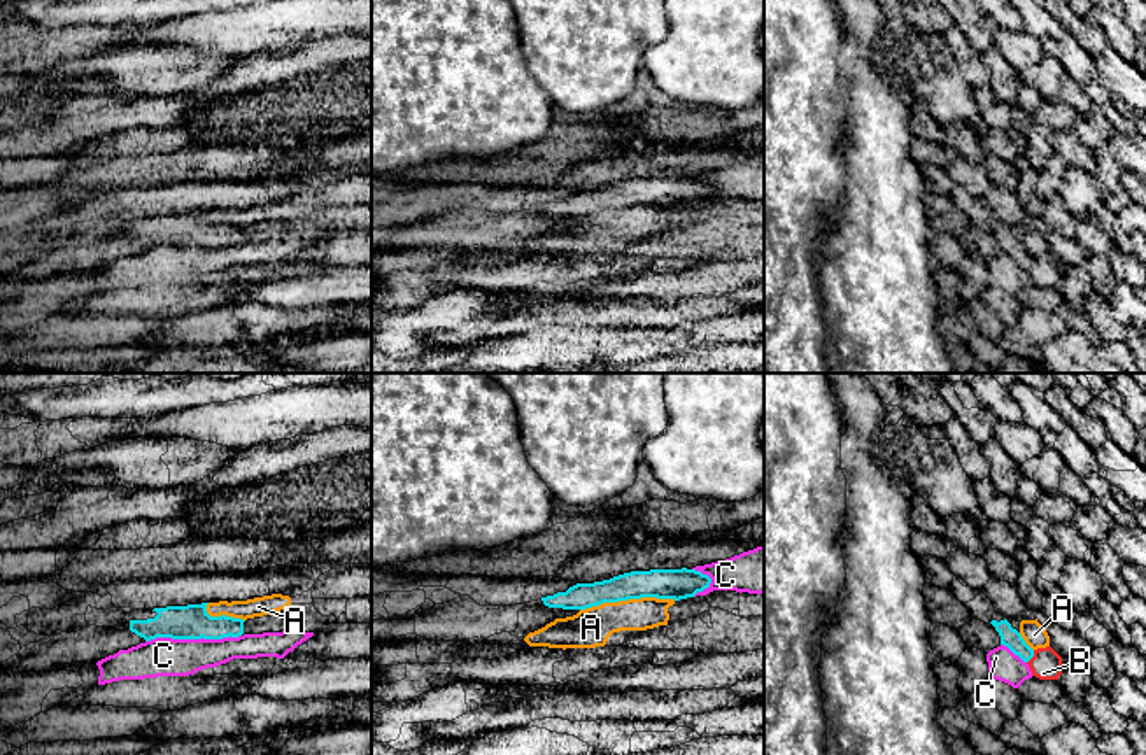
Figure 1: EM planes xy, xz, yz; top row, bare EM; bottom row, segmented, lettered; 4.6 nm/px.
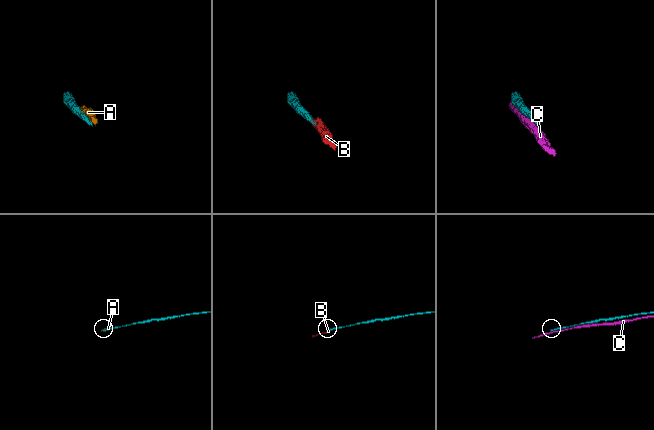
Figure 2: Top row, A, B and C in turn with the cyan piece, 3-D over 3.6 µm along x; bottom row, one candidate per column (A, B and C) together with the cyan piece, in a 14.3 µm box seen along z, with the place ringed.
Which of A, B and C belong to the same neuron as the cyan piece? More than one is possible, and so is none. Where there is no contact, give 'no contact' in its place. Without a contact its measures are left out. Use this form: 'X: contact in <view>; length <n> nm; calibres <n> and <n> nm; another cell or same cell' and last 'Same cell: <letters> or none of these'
A: contact in xz; length 440 nm; calibres 140 and 180 nm; another cell
B: contact in yz; length 70 nm; calibres 90 and 140 nm; another cell
C: contact in xy; length 440 nm; calibres 160 and 180 nm; another cell
Same cell: none of these

